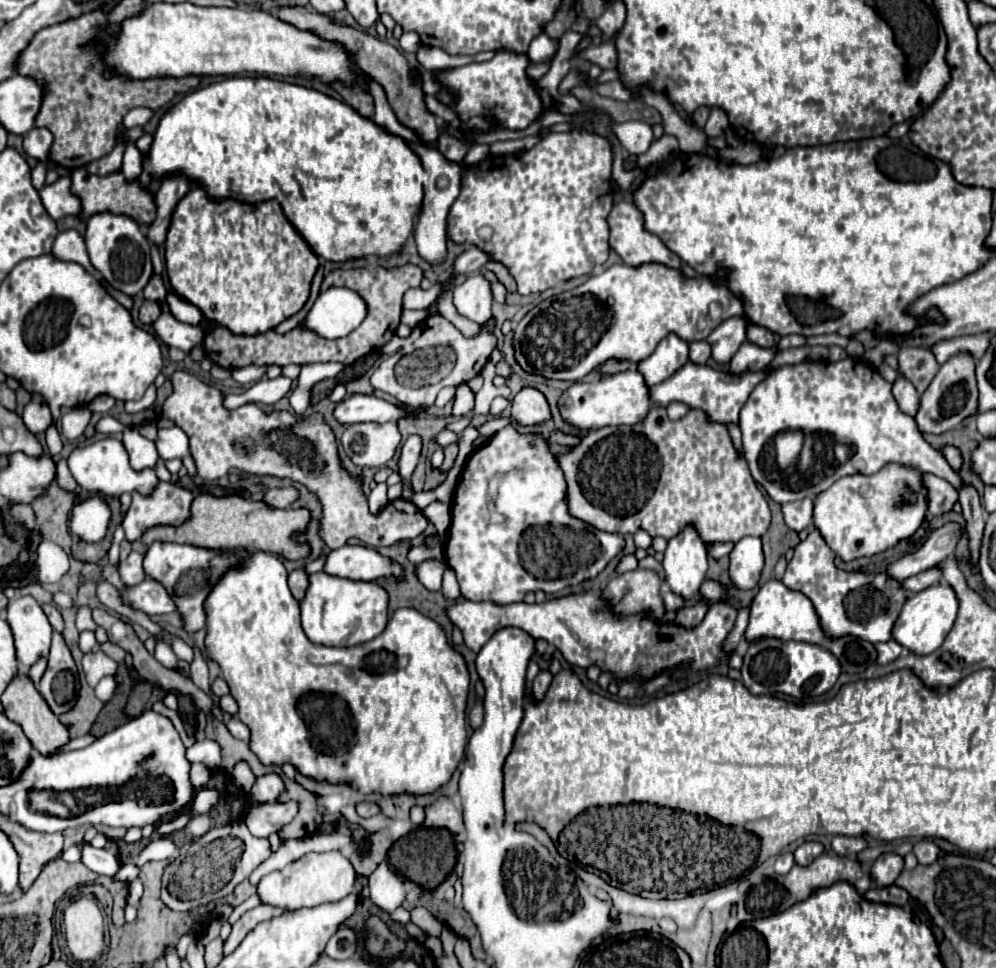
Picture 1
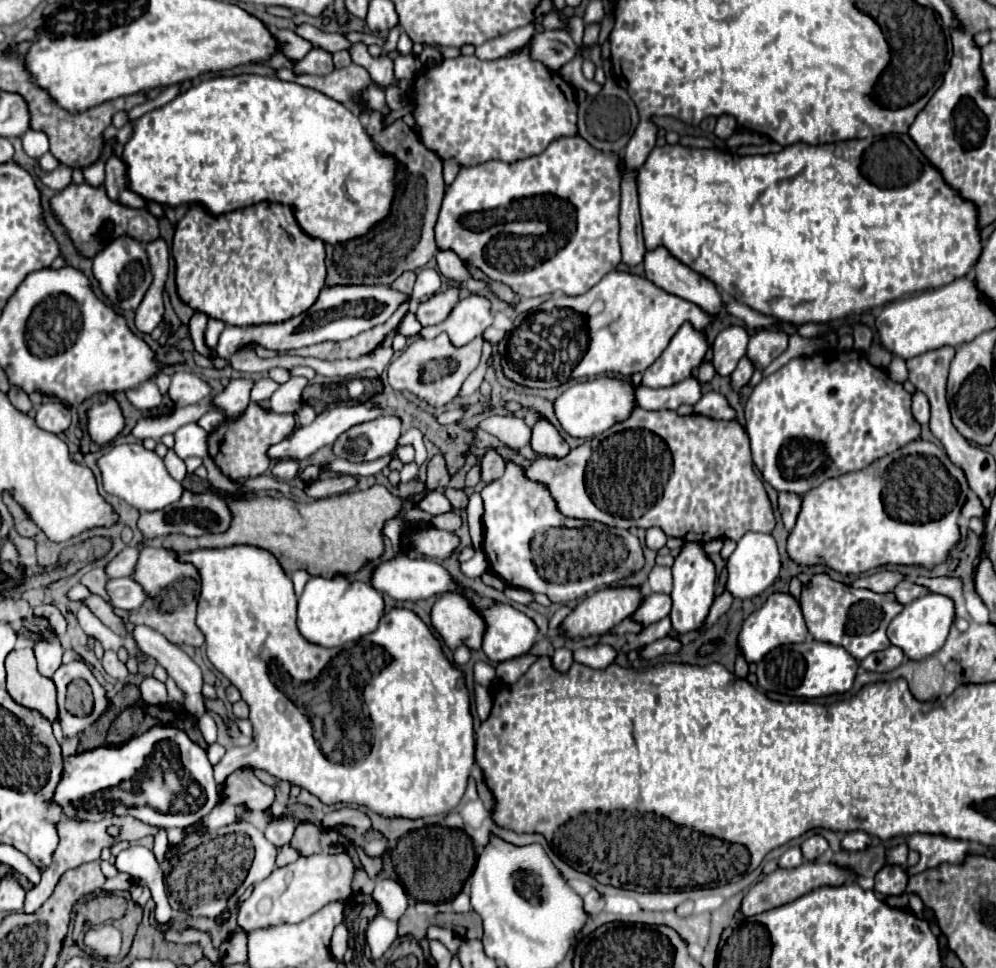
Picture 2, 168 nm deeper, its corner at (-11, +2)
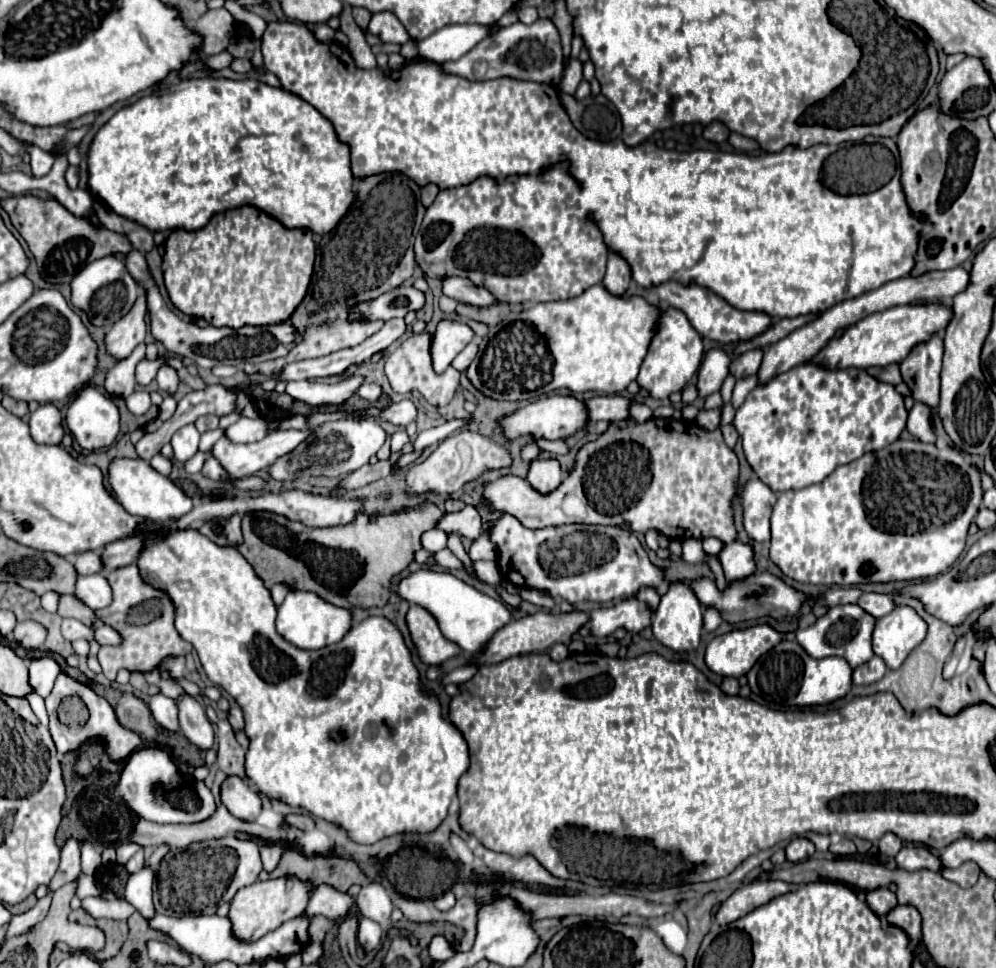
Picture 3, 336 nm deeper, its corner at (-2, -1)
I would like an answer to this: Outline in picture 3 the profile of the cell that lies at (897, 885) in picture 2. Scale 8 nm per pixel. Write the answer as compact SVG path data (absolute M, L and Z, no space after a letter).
M886 887L866 891L866 903L872 907L872 911L876 915L886 915L890 909L894 909L898 905L896 895Z

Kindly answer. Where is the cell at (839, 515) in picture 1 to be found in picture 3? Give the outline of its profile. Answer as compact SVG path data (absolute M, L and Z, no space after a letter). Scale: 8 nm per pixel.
M898 439L892 445L836 467L824 481L798 491L778 493L772 511L770 559L780 571L800 583L858 585L936 577L960 557L966 533L980 507L978 471L958 449L938 449L918 439Z

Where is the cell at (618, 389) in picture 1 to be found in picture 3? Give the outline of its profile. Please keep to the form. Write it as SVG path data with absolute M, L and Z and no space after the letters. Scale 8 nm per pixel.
M550 395L540 401L528 403L520 411L508 413L502 417L504 431L510 439L518 435L530 435L530 437L544 437L544 439L570 439L578 431L588 429L590 425L590 411L584 401L576 399L574 395Z

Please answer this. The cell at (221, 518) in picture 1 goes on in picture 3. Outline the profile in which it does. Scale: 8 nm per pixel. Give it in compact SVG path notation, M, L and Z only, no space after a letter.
M424 501L418 507L408 507L396 513L382 513L382 515L368 515L364 511L356 513L354 521L346 525L336 527L306 527L304 523L288 521L282 515L270 513L270 511L254 511L242 515L242 533L244 541L238 545L238 551L254 565L258 575L264 579L266 587L272 587L274 583L286 583L290 589L304 589L314 591L332 605L338 607L380 607L388 599L388 587L390 577L400 573L408 567L412 561L412 553L420 549L420 535L434 527L436 519L442 515L442 511L430 503Z

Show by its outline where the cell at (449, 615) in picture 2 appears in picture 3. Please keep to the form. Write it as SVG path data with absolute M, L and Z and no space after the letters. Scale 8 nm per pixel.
M410 605L406 621L412 633L412 641L424 663L428 665L444 663L460 653L460 647L442 635L438 621L424 607Z

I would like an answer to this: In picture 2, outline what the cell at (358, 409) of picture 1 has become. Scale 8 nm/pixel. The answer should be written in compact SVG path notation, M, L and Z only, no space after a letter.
M339 404L339 406L335 406L335 408L329 408L329 410L321 412L309 426L301 426L301 428L297 428L291 436L287 436L285 440L281 440L281 442L269 446L269 448L267 448L267 456L269 456L271 460L283 460L283 458L287 458L287 460L289 460L289 458L291 458L291 460L303 460L303 458L311 456L313 452L317 452L321 446L333 444L335 438L337 438L339 434L343 434L345 430L349 430L351 426L361 424L361 422L367 422L367 420L373 420L373 418L377 418L379 414L381 414L381 410L379 410L379 408L373 408L371 404L355 404L355 406L351 406L351 404Z

